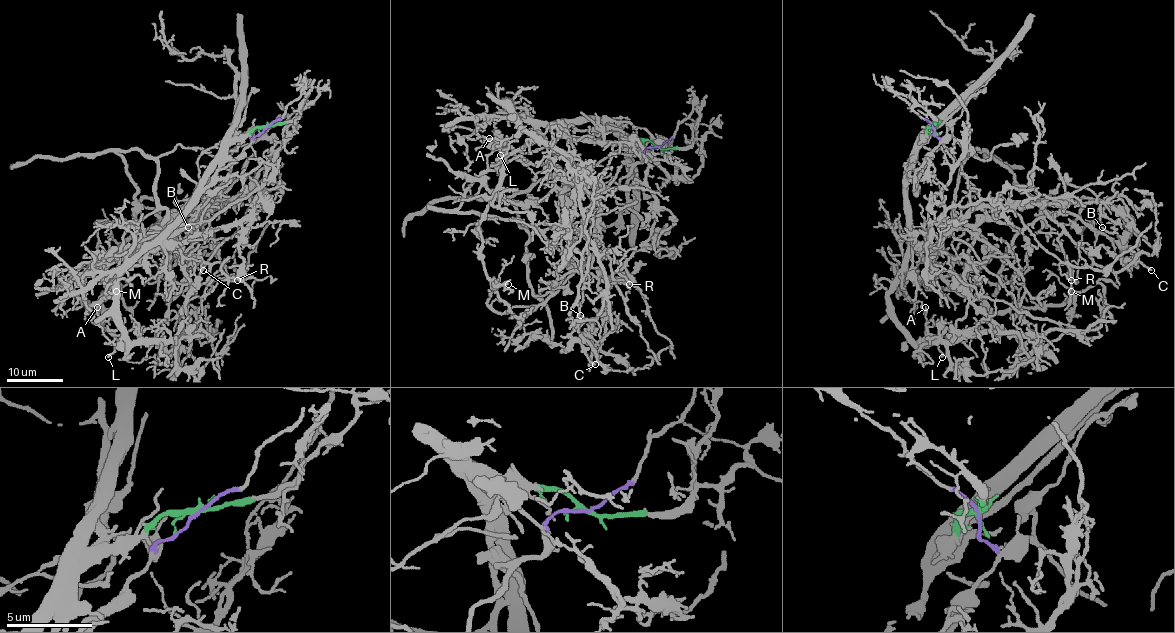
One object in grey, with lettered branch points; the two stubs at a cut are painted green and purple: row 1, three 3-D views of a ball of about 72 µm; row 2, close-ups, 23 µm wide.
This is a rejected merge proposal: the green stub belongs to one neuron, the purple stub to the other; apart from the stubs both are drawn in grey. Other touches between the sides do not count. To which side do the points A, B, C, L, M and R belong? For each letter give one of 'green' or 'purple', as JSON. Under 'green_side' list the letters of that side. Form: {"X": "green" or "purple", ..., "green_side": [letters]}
{"A": "green", "B": "green", "C": "purple", "L": "green", "M": "green", "R": "green", "green_side": ["A", "B", "L", "M", "R"]}

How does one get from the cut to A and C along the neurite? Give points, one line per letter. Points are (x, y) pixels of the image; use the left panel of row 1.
A: (265, 126), (234, 141), (196, 200), (122, 273), (118, 328), (126, 347), (104, 335), (97, 307)
C: (265, 127), (223, 158), (178, 144), (158, 156), (116, 151), (135, 203), (154, 200), (170, 250), (203, 270)

